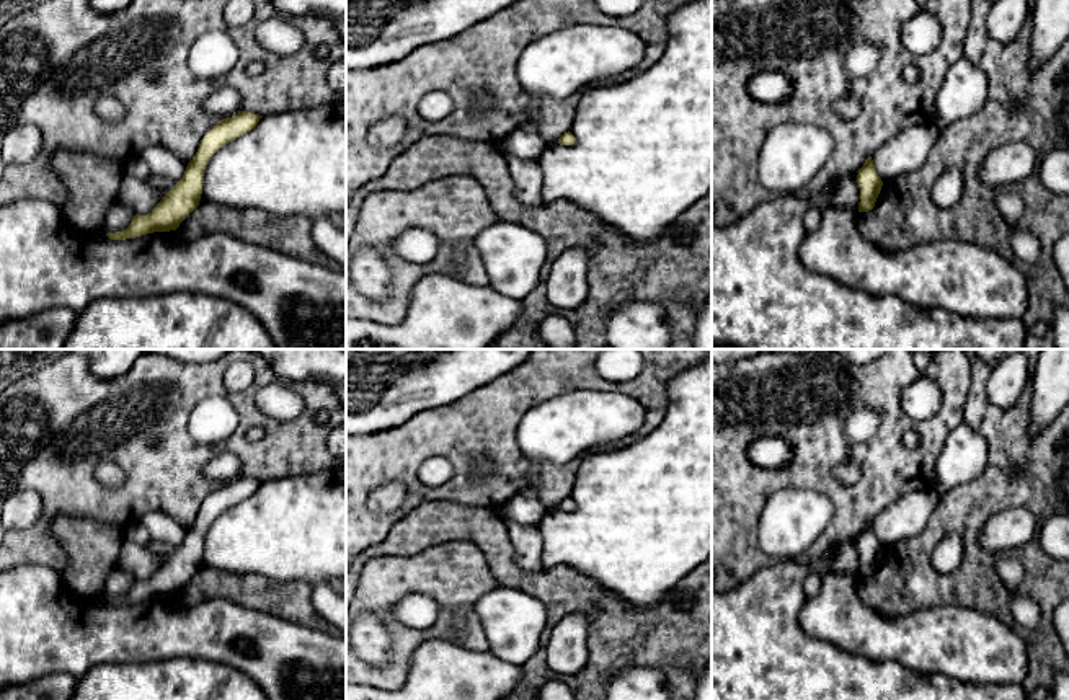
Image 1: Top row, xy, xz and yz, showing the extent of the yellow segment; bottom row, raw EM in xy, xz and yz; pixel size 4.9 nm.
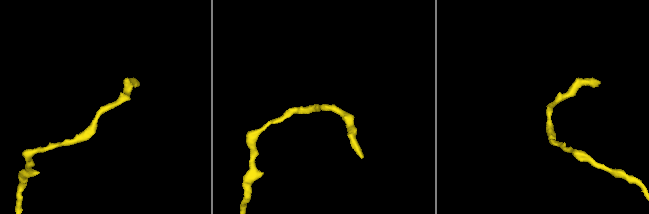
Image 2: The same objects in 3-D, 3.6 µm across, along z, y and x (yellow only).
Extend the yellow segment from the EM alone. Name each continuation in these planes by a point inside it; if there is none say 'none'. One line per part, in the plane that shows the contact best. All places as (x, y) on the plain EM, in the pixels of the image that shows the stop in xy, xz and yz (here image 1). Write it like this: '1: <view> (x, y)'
none

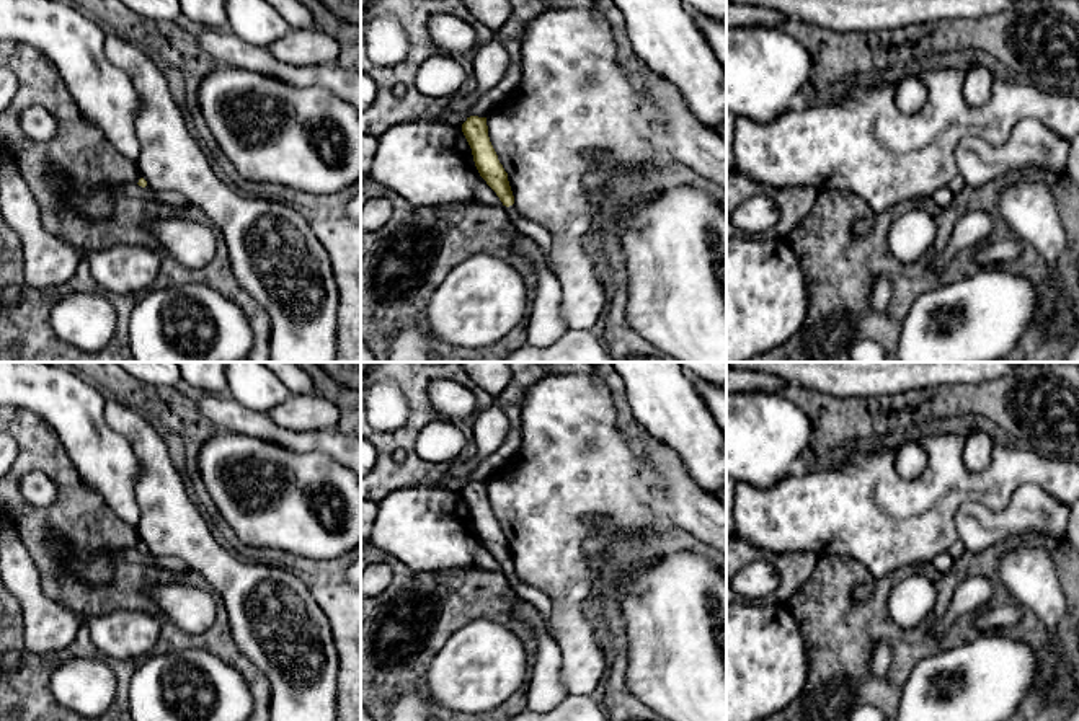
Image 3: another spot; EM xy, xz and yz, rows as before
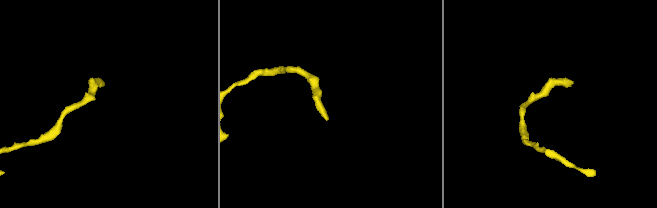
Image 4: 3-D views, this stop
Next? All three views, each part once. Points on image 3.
1: xz (537, 597)

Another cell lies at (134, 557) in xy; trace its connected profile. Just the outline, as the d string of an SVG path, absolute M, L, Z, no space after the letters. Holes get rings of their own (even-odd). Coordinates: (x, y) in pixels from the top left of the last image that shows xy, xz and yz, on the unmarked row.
M122 548L122 556L127 563L132 563L132 564L157 566L162 569L189 569L189 566L178 558L173 558L173 556L155 558L149 551L142 553L139 550Z

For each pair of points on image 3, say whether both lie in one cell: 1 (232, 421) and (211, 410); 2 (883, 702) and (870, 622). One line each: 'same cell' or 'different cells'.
1: same cell
2: same cell

